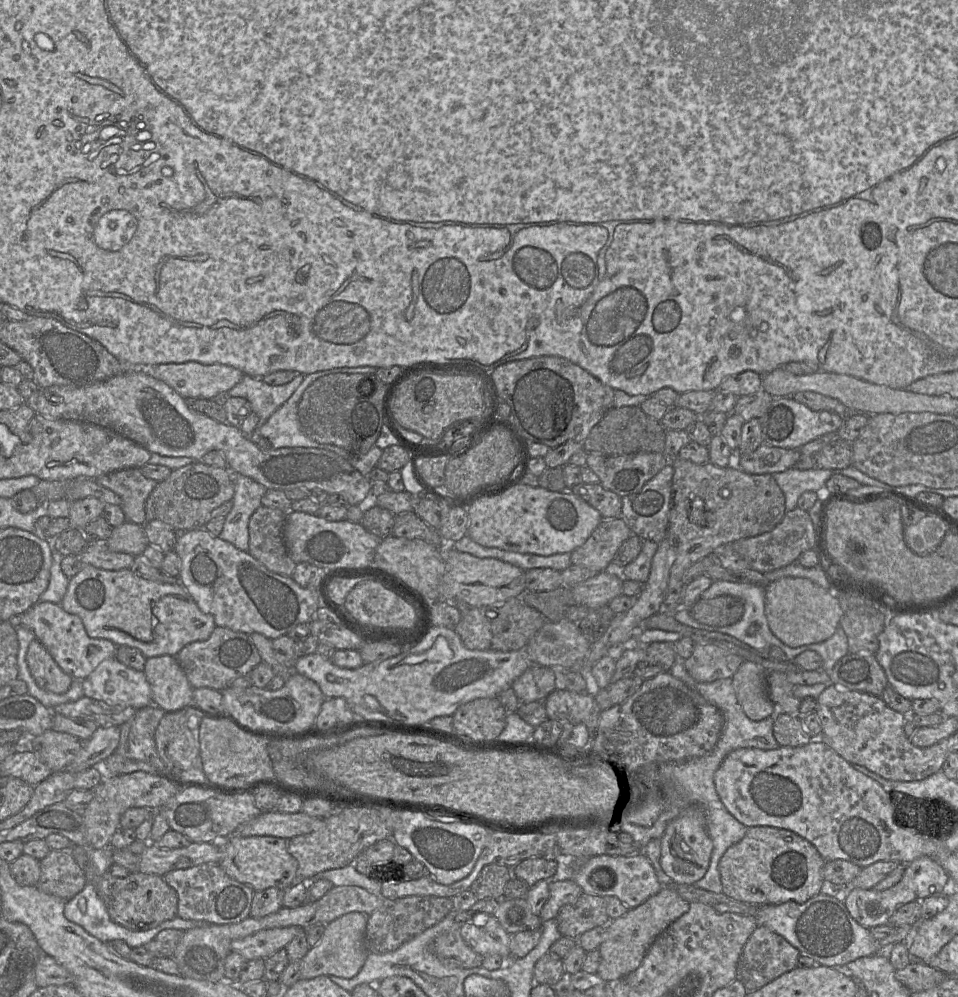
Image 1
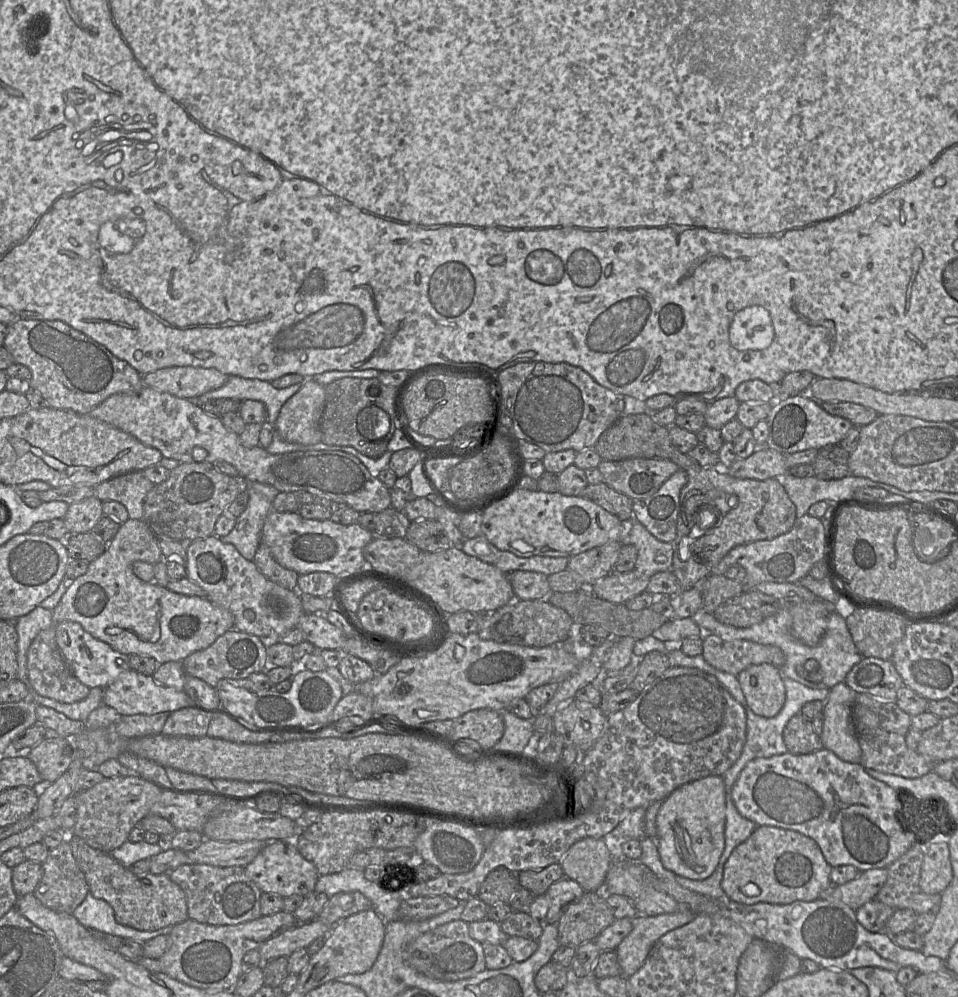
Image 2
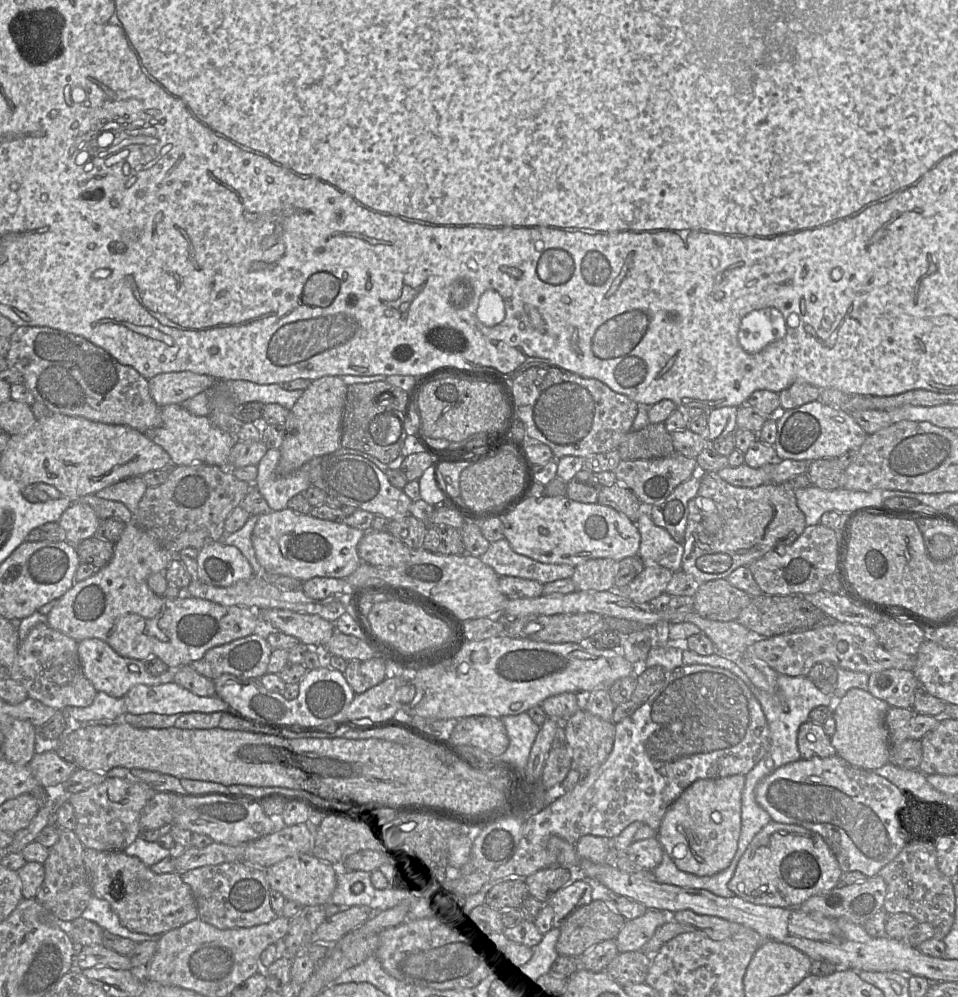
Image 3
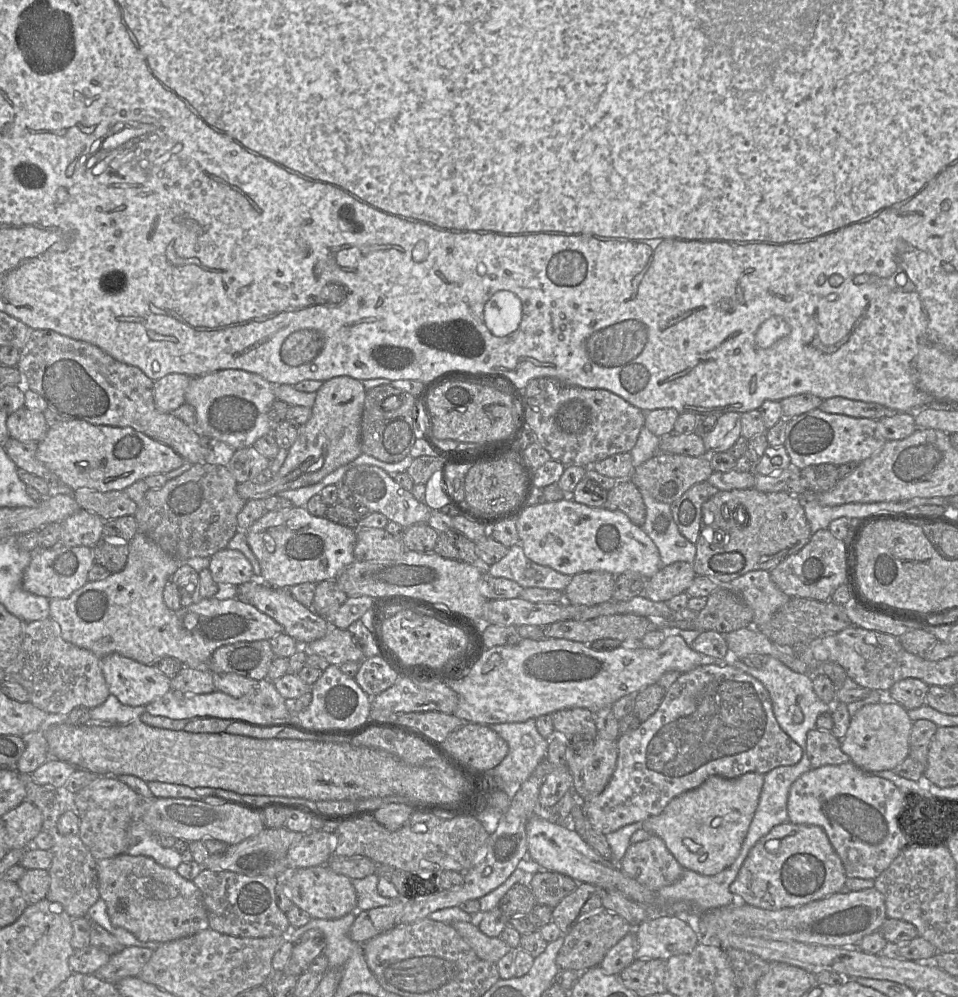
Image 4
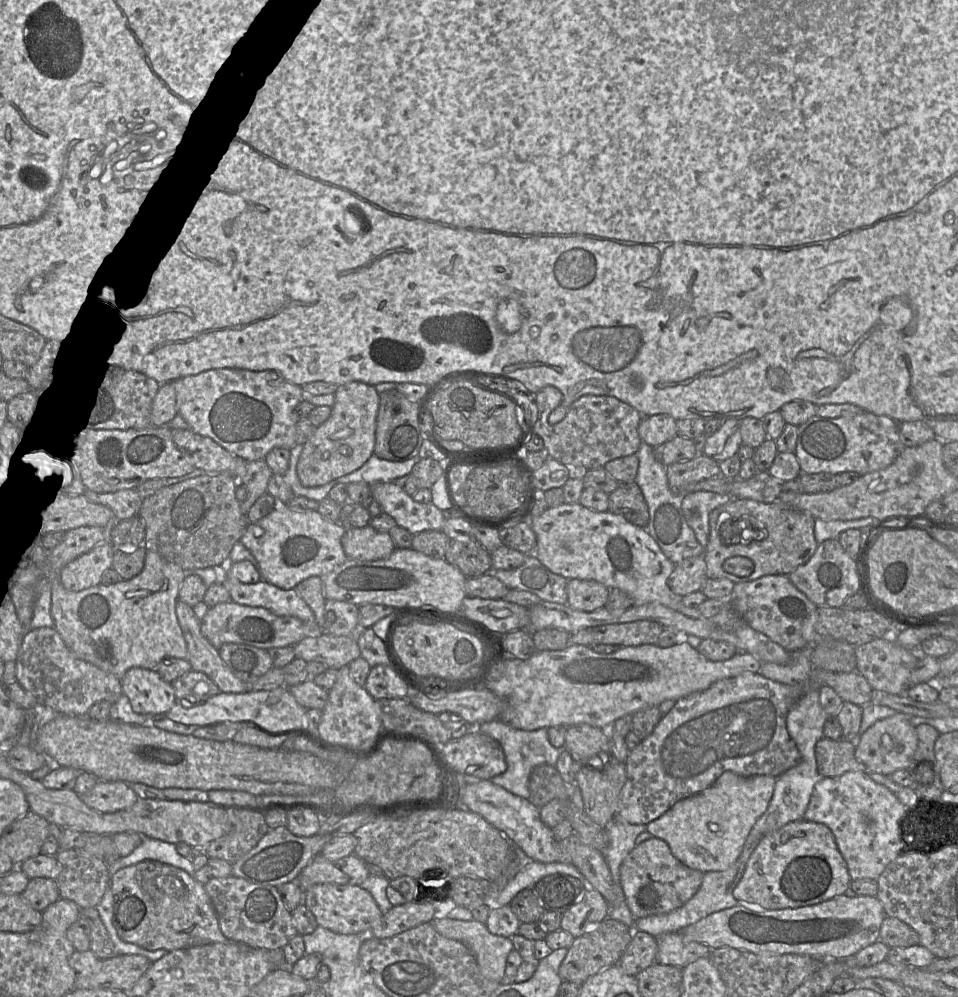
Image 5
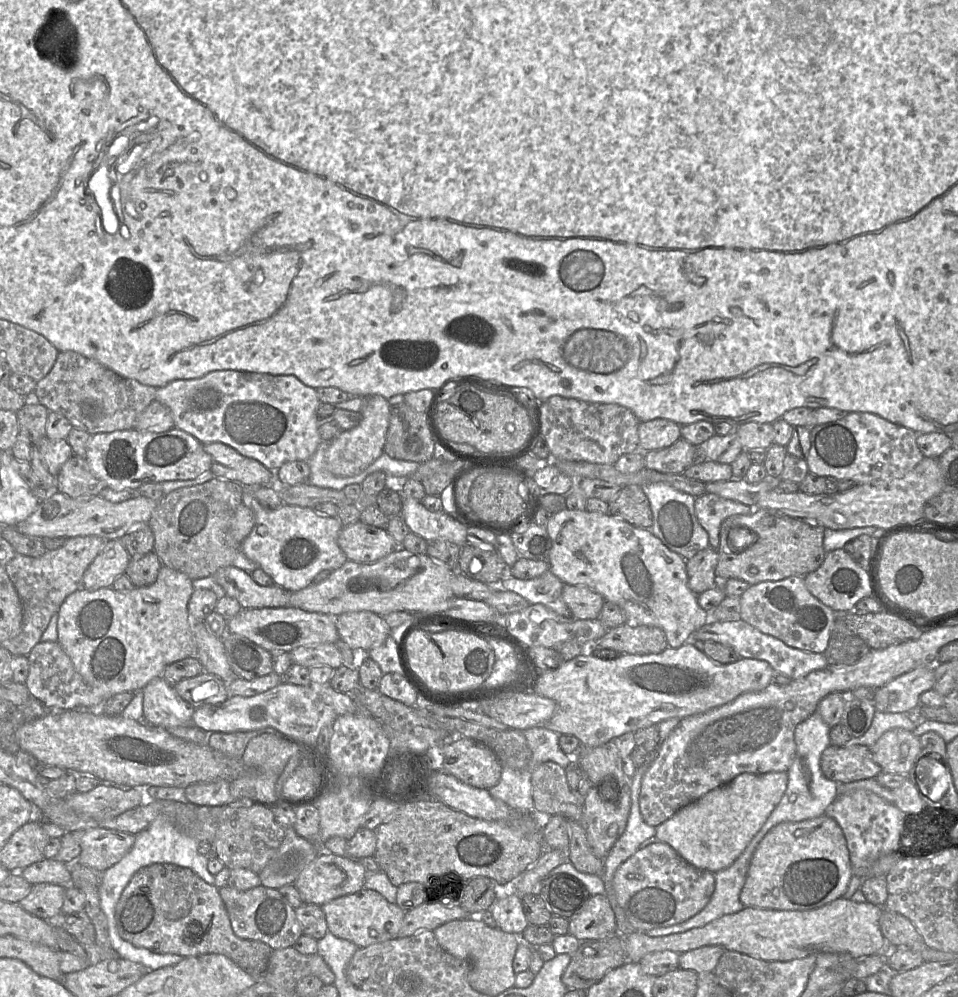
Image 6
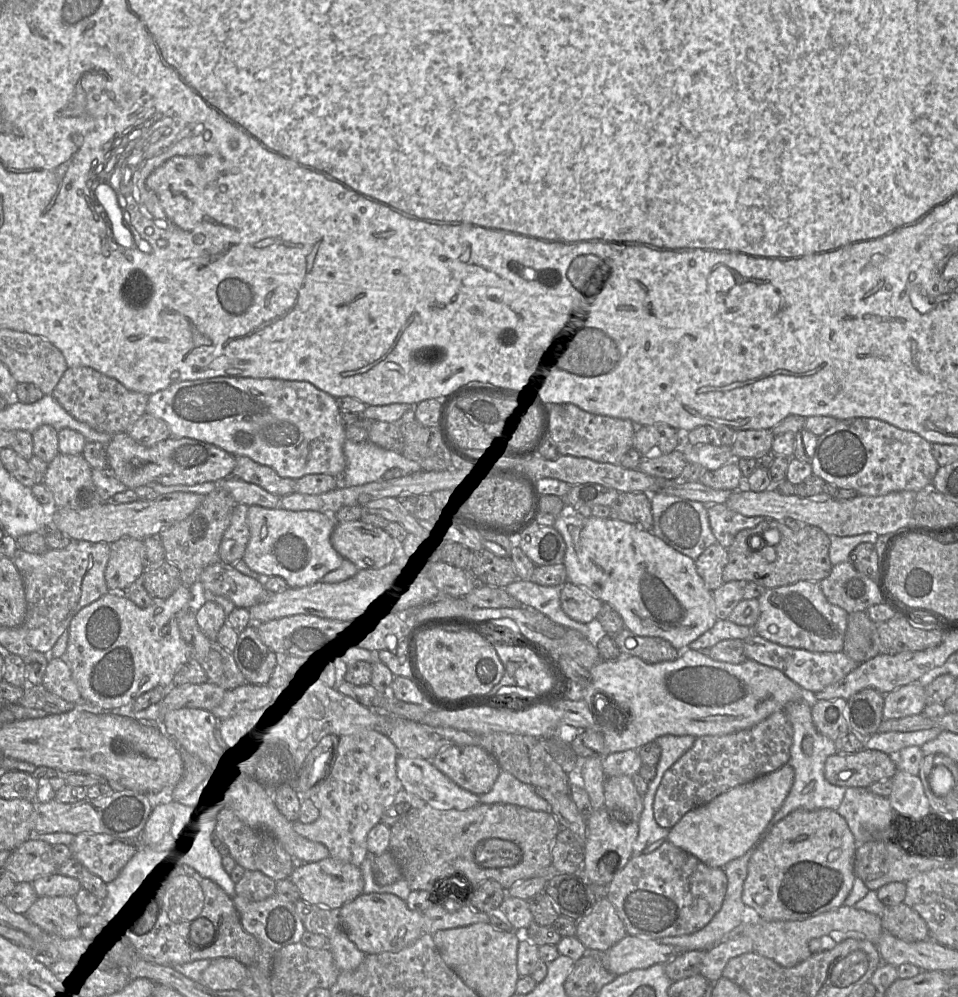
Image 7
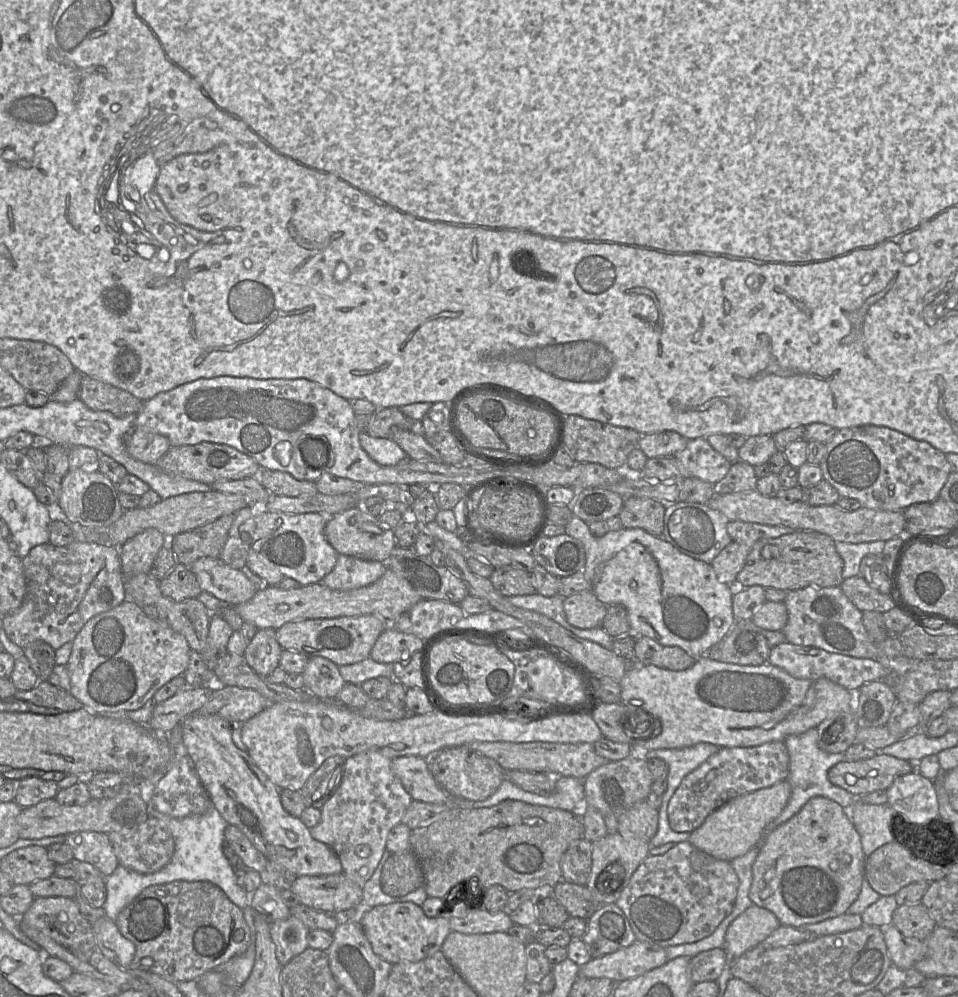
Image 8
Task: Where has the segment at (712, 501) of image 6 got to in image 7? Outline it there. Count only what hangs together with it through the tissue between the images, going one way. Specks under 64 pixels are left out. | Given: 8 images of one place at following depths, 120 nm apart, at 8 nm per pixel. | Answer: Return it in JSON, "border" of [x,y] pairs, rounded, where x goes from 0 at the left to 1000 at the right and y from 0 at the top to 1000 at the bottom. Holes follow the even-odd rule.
{"border":[[[757,506],[738,508],[742,532],[748,545],[757,551],[765,545],[773,532],[787,530],[800,521],[796,518],[777,518],[761,511]]]}

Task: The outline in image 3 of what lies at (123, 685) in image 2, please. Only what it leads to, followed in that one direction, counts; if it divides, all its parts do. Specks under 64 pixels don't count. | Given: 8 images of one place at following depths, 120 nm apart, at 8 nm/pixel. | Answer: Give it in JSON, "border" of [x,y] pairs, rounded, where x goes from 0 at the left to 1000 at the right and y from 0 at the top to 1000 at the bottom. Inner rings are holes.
{"border":[[[178,684],[163,688],[145,686],[138,689],[127,700],[135,716],[163,715],[169,717],[198,714],[244,715],[242,710],[227,697],[210,699]]]}

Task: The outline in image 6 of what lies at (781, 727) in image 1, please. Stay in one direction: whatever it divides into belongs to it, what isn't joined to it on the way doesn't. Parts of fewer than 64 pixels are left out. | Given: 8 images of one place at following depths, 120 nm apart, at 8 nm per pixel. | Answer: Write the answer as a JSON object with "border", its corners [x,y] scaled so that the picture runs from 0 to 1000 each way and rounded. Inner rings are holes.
{"border":[[[890,744],[882,748],[866,746],[857,756],[856,769],[863,781],[876,786],[915,780],[921,775],[909,751]]]}

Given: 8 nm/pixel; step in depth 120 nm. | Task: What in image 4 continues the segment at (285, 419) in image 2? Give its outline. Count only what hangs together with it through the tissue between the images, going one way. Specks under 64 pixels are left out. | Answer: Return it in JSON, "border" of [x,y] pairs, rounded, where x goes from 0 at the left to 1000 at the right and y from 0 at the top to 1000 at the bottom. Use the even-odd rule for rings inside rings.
{"border":[[[353,377],[340,381],[330,393],[324,420],[312,427],[311,437],[301,450],[292,471],[275,485],[248,484],[246,492],[255,502],[277,501],[300,490],[334,483],[346,473],[372,460],[377,452],[376,433],[382,390],[376,381]]]}

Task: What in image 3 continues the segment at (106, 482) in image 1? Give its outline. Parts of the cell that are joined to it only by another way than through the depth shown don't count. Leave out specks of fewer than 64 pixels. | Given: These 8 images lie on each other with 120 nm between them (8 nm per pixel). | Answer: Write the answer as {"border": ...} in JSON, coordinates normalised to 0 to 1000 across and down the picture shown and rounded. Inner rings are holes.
{"border":[[[141,477],[112,487],[99,496],[106,501],[127,504],[139,515],[141,522],[145,504],[153,489],[149,478]]]}

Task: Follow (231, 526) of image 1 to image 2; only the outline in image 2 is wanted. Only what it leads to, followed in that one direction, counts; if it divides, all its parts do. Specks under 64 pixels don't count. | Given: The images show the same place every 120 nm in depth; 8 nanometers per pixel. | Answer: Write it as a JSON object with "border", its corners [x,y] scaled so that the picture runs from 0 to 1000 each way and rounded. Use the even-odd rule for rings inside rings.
{"border":[[[259,490],[259,507],[246,520],[241,534],[231,540],[234,545],[244,547],[247,553],[258,562],[264,563],[271,546],[271,537],[277,521],[284,511],[284,504],[275,495]]]}

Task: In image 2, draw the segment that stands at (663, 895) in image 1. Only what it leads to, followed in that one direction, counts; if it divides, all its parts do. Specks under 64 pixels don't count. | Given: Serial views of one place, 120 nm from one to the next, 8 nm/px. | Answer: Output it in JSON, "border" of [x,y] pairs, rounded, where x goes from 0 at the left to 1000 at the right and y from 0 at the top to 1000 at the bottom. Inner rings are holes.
{"border":[[[715,909],[703,916],[684,919],[665,917],[659,921],[659,935],[642,952],[648,979],[657,981],[665,975],[689,940],[719,926],[724,919],[724,915]]]}

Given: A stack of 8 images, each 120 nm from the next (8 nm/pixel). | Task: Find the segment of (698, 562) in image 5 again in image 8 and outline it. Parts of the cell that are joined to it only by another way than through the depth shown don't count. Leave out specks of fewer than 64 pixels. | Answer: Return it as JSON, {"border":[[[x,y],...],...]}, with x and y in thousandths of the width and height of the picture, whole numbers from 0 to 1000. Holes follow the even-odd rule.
{"border":[[[764,543],[743,563],[742,568],[752,585],[766,588],[770,575],[778,567],[783,550]]]}

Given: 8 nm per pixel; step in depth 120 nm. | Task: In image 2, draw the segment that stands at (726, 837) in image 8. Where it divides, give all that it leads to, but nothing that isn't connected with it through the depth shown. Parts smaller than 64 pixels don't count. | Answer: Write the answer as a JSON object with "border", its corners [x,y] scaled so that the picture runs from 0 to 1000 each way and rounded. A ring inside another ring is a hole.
{"border":[[[738,778],[705,791],[691,804],[685,818],[685,841],[692,869],[724,883],[741,879],[757,848],[758,789],[754,778]]]}

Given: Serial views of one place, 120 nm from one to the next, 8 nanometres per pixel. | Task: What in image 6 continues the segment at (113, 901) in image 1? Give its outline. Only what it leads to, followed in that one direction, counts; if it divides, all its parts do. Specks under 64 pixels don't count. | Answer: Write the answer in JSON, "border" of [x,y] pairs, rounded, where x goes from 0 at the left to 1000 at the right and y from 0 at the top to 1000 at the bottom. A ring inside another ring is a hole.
{"border":[[[161,866],[145,872],[128,893],[121,908],[120,925],[127,942],[144,951],[165,957],[192,960],[232,957],[244,964],[268,984],[275,984],[284,952],[279,947],[248,940],[242,930],[229,891],[210,882],[197,871],[183,867]]]}

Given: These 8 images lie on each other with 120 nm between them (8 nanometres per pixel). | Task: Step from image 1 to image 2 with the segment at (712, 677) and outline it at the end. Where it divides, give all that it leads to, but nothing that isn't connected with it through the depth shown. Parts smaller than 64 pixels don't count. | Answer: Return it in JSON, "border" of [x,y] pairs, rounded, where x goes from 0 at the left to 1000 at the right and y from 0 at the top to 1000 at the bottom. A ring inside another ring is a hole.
{"border":[[[741,635],[733,640],[733,658],[748,672],[770,678],[779,670],[802,665],[815,670],[820,659],[811,648],[796,647],[781,642],[757,642]]]}

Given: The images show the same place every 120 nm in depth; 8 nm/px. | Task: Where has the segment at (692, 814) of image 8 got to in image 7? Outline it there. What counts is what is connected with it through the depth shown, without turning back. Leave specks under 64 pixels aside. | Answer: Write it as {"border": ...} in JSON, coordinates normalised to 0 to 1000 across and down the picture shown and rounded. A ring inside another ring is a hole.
{"border":[[[819,711],[808,714],[780,731],[758,737],[727,739],[722,749],[693,775],[690,781],[682,803],[684,823],[689,829],[700,831],[720,812],[741,804],[768,788],[782,785],[812,772],[824,764],[827,742],[828,729]]]}

